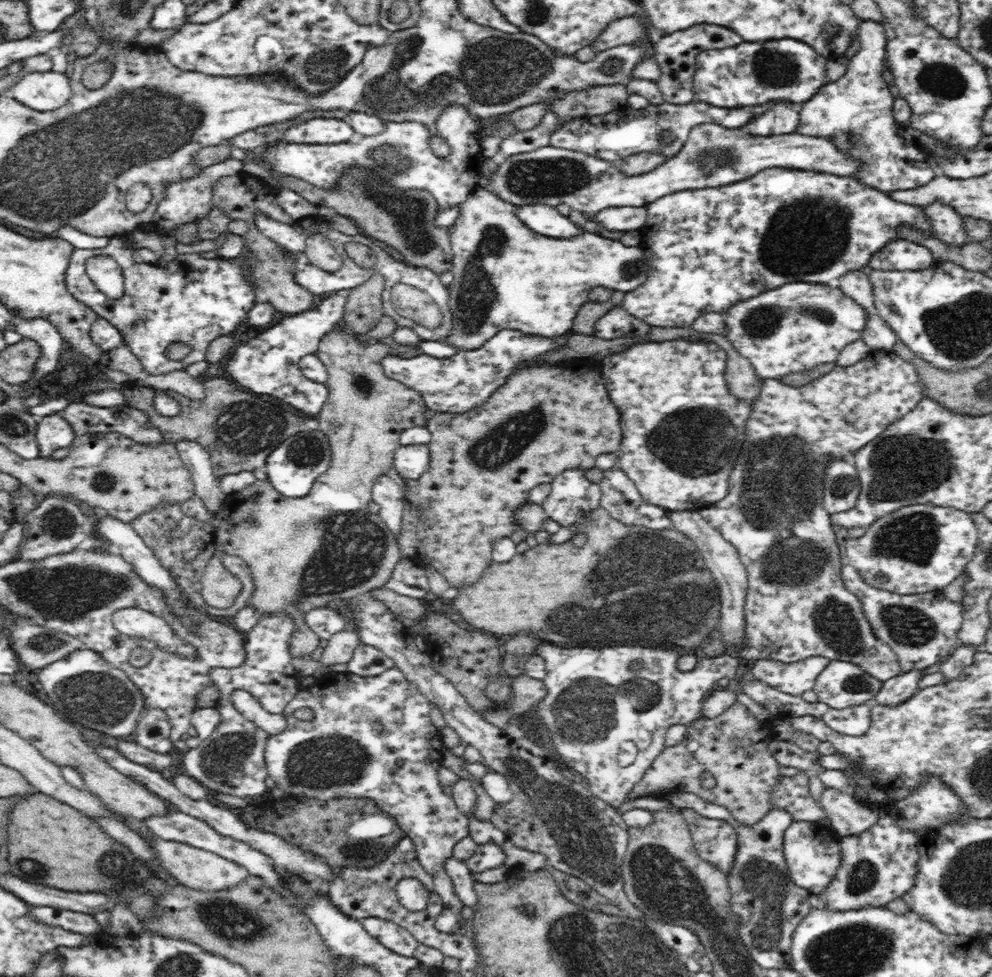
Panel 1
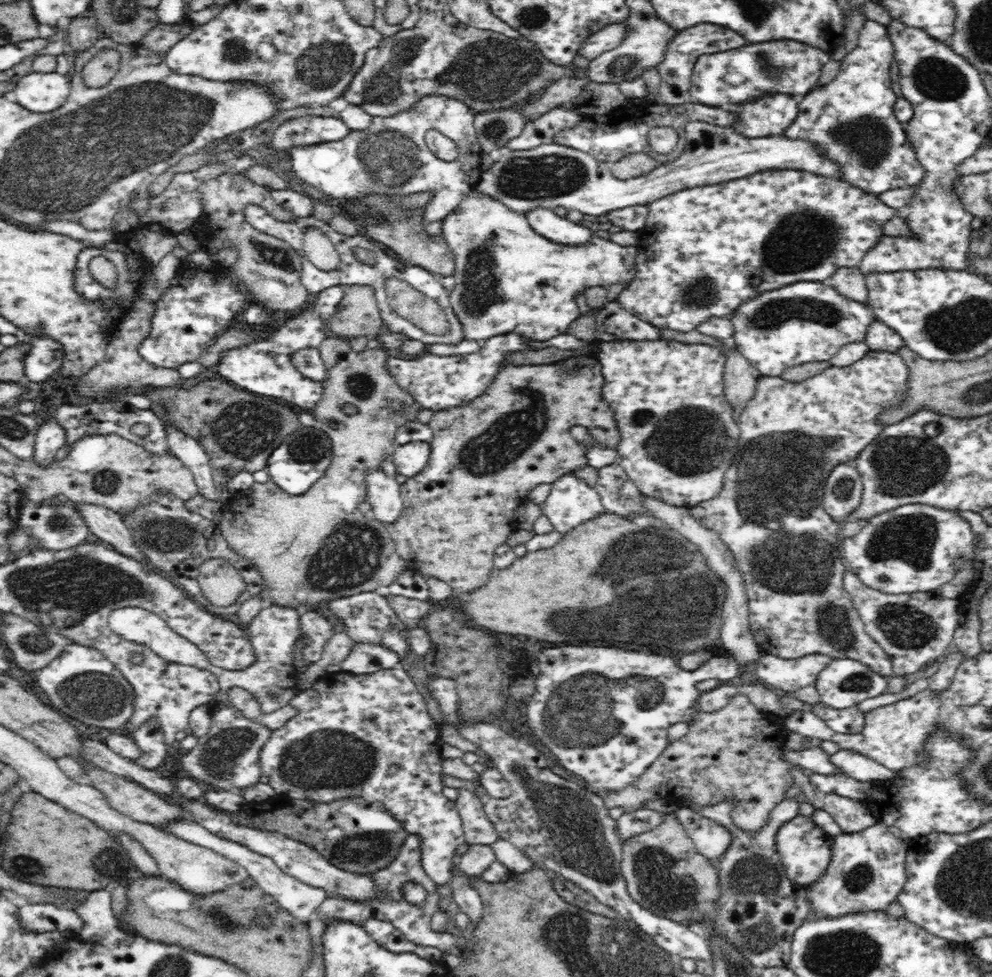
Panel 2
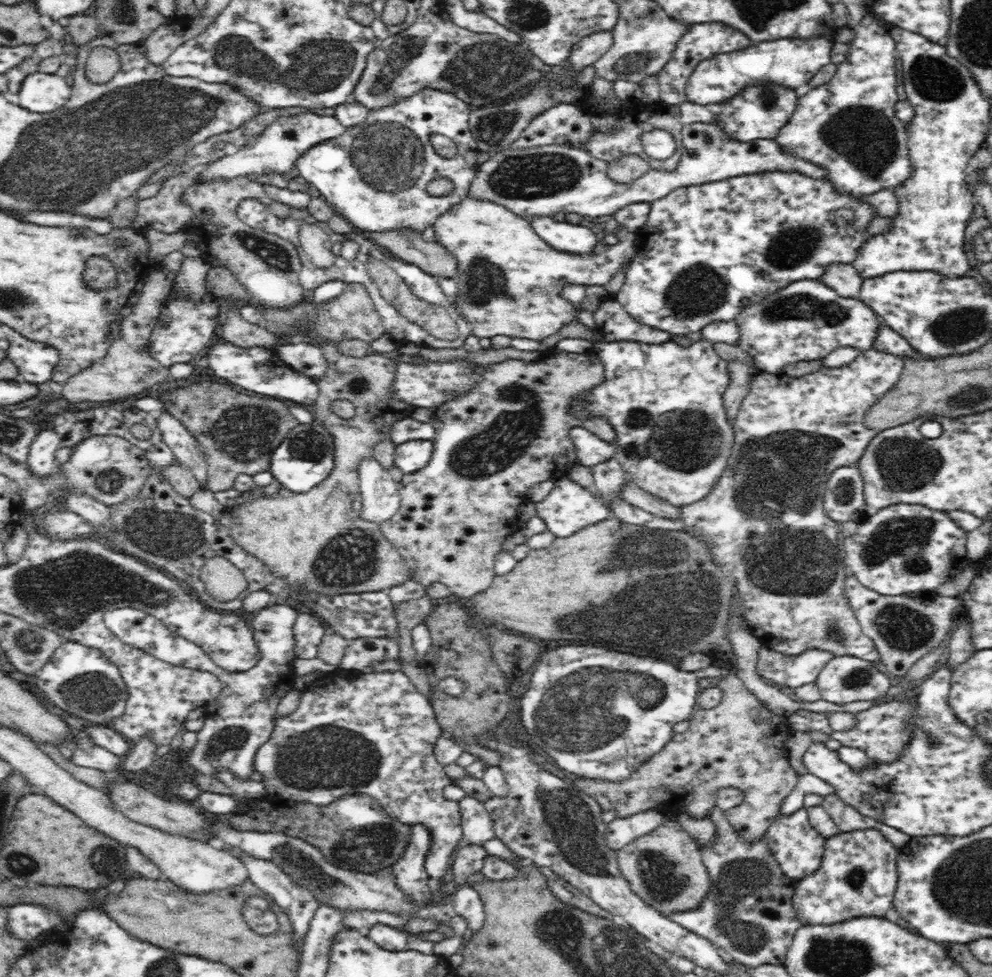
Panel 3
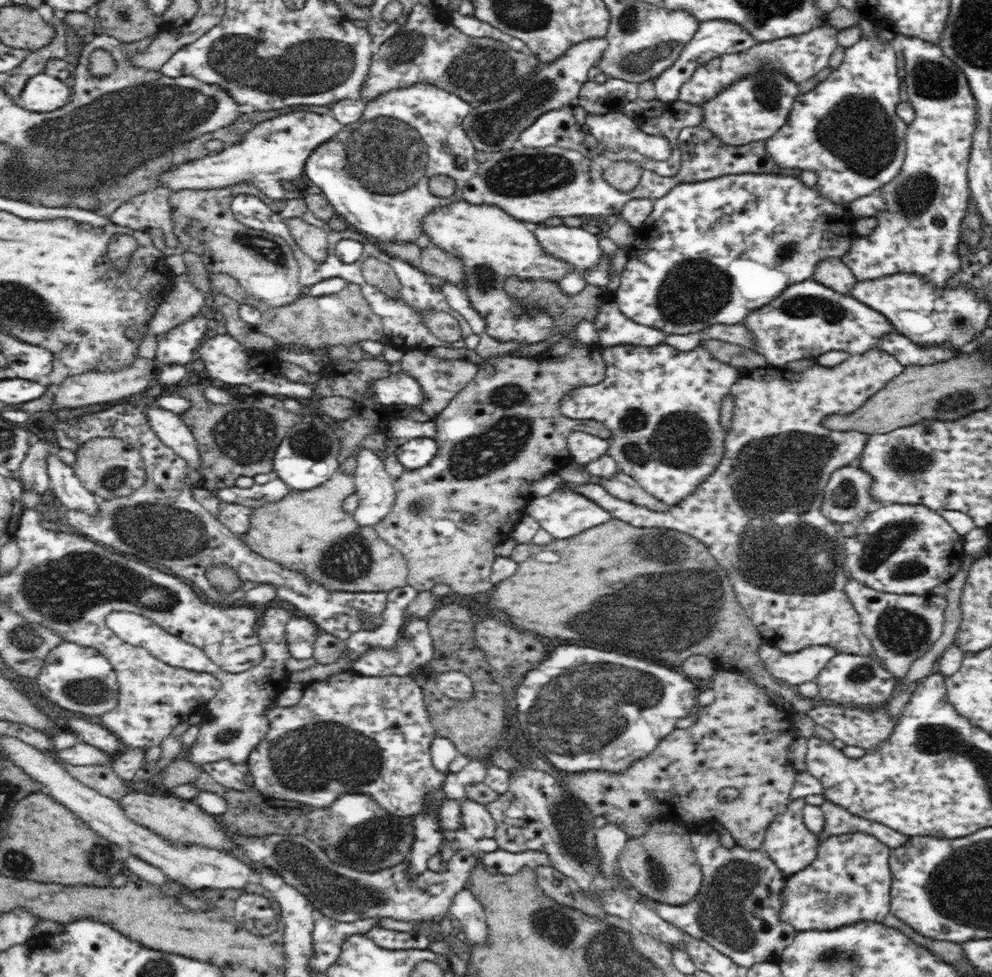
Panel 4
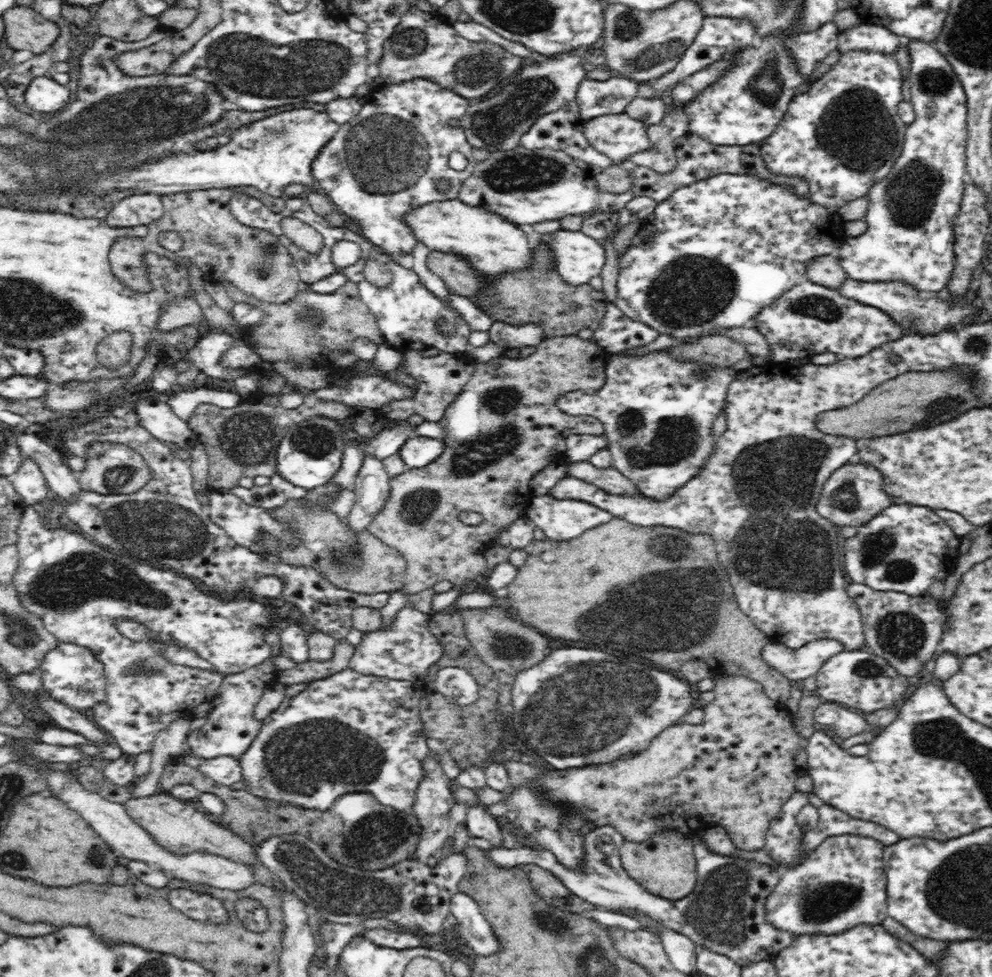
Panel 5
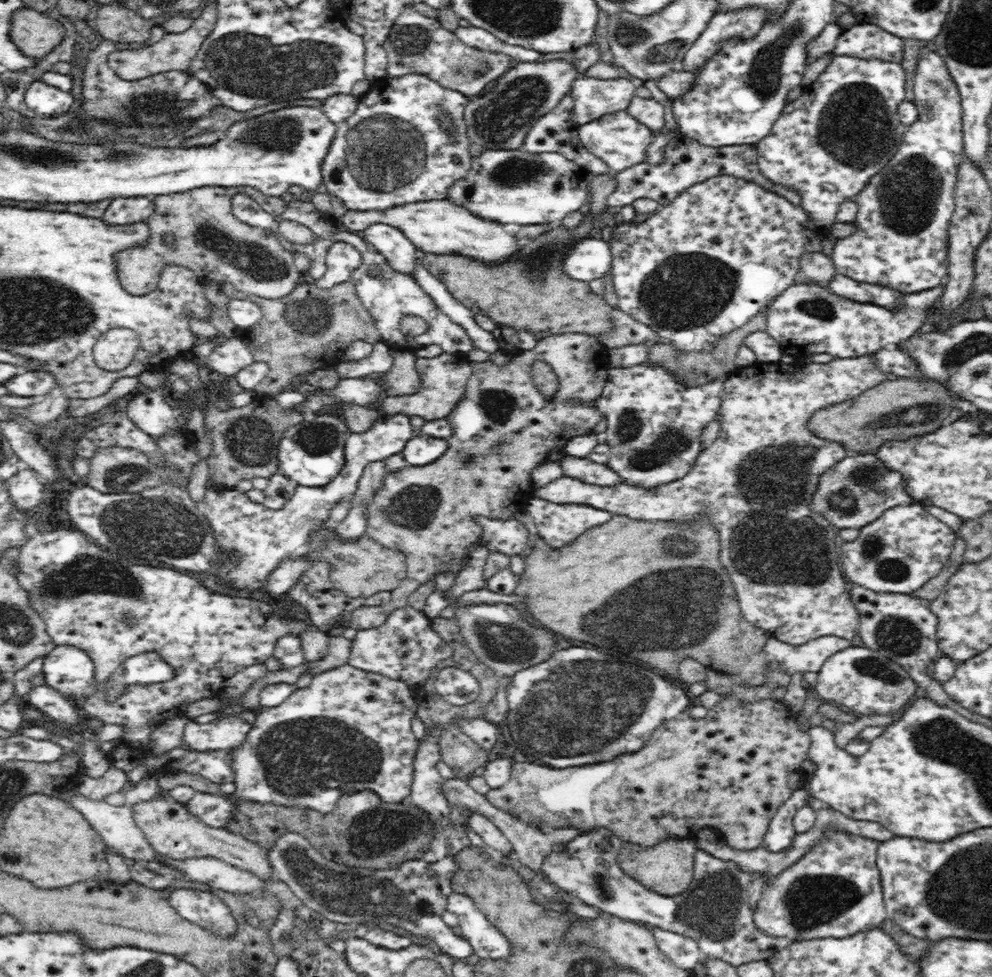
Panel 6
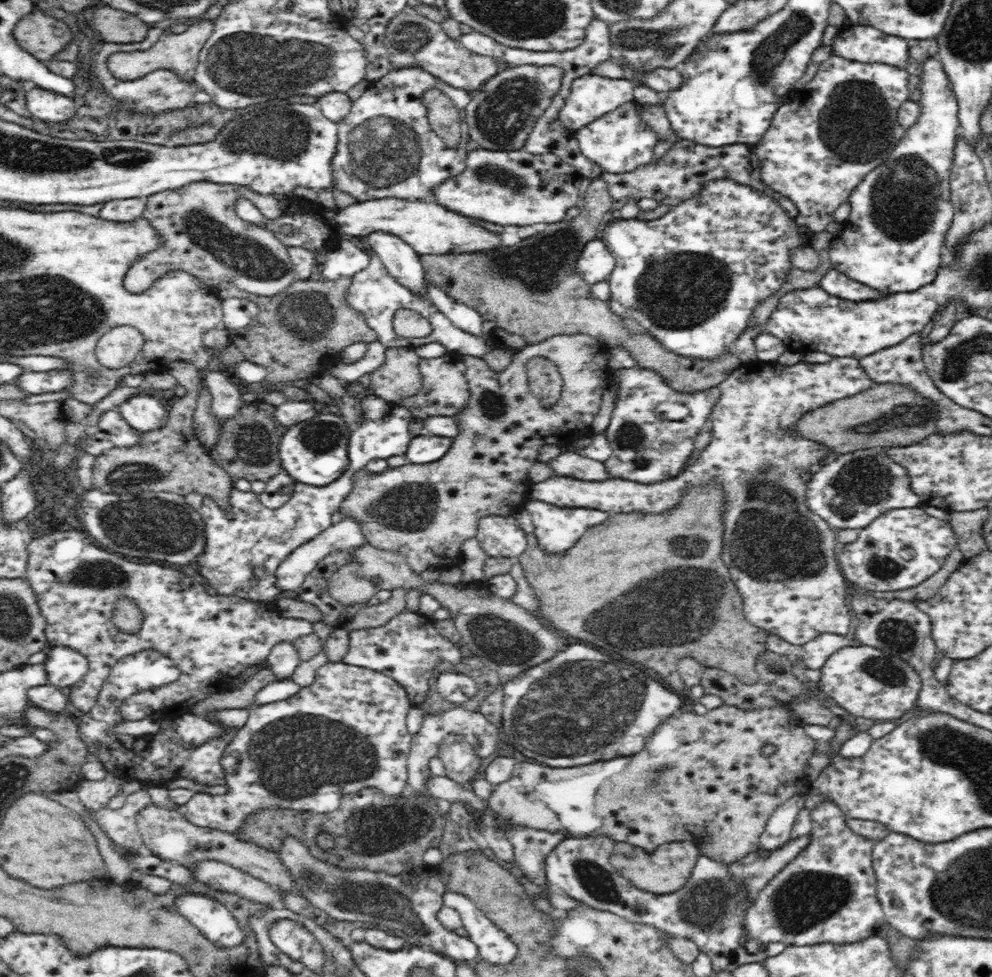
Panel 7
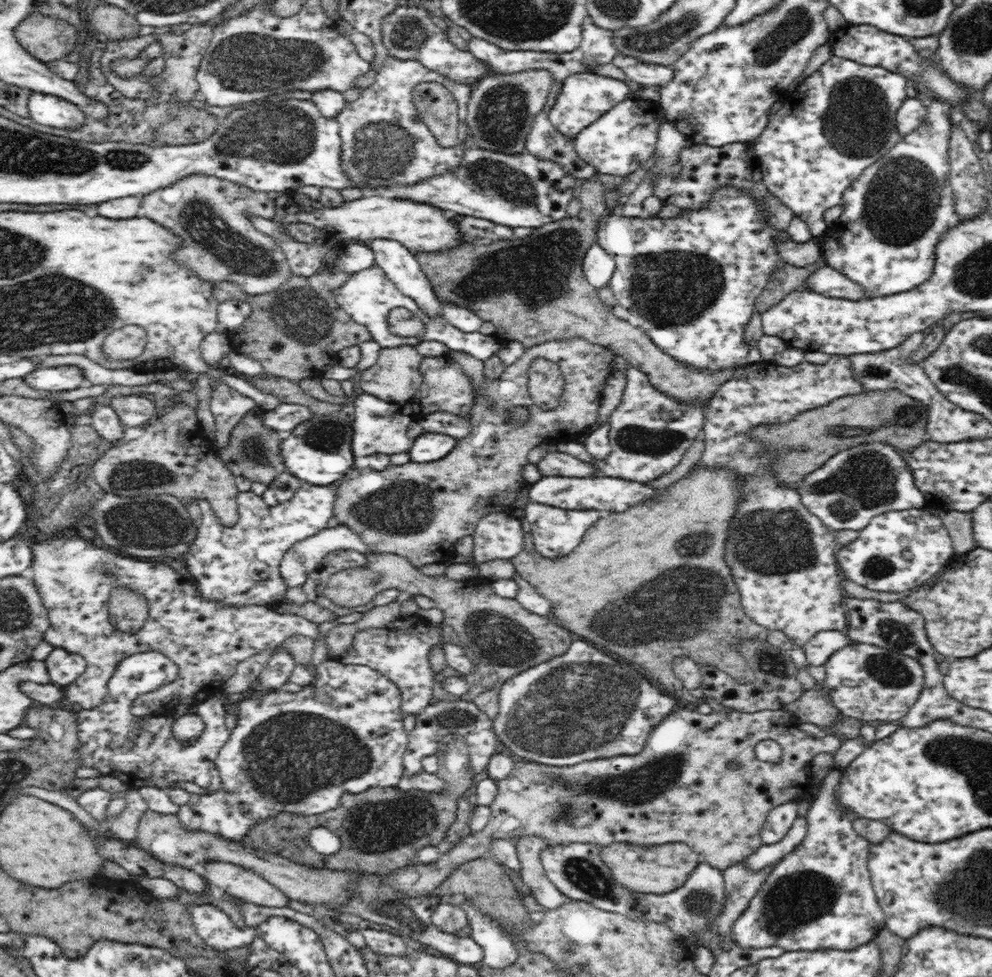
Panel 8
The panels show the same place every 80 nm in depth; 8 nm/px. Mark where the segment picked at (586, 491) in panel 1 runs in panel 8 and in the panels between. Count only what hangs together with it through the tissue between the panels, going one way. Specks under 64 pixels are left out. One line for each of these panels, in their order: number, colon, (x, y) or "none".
2: (571, 502)
3: (569, 507)
4: (563, 514)
5: (560, 520)
6: (558, 525)
7: (556, 529)
8: (555, 532)

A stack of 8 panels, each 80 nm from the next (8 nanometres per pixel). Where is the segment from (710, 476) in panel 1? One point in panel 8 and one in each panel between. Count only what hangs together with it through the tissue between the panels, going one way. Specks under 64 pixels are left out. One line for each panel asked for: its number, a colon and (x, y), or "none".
2: (678, 433)
3: (665, 402)
4: (661, 406)
5: (657, 414)
6: (655, 423)
7: (648, 448)
8: (647, 441)

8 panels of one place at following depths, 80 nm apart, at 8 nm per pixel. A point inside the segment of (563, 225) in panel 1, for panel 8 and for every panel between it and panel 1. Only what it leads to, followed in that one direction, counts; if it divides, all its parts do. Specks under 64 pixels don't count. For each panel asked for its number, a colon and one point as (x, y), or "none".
2: (559, 230)
3: (579, 240)
4: (579, 248)
5: (579, 258)
6: (590, 259)
7: (595, 263)
8: (598, 266)

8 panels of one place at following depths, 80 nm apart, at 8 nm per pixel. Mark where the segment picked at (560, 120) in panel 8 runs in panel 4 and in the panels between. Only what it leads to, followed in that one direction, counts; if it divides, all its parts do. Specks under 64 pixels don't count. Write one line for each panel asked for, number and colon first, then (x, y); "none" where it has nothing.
4: (596, 99)
5: (594, 98)
6: (592, 98)
7: (591, 96)

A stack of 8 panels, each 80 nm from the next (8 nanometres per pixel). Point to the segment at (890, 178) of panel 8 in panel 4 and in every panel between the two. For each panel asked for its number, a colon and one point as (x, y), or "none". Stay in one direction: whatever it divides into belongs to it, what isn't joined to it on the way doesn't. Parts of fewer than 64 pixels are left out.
4: (918, 233)
5: (909, 238)
6: (900, 232)
7: (893, 241)

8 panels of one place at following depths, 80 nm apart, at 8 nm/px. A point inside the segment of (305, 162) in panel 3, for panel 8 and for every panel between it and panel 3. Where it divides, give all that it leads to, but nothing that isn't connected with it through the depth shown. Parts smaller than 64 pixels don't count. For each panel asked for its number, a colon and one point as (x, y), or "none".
4: (383, 172)
5: (393, 155)
6: (391, 151)
7: (386, 148)
8: (384, 141)

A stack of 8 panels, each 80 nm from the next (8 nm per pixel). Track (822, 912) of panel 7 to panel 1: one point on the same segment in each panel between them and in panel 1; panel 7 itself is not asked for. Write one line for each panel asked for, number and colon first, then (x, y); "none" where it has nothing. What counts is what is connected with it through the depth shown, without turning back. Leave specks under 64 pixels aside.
1: (879, 864)
2: (866, 872)
3: (857, 878)
4: (849, 881)
5: (841, 885)
6: (834, 891)

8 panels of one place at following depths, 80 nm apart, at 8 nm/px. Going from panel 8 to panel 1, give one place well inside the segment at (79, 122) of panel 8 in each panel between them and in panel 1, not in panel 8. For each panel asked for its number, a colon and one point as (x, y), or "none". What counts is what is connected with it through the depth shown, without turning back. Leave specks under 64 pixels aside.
1: (43, 91)
2: (39, 92)
3: (40, 92)
4: (42, 94)
5: (43, 96)
6: (45, 100)
7: (47, 106)

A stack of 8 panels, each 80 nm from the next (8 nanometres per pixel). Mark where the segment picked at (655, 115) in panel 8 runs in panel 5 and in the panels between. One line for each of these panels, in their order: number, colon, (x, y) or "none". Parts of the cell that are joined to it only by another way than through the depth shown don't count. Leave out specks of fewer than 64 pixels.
5: (618, 136)
6: (621, 141)
7: (621, 141)

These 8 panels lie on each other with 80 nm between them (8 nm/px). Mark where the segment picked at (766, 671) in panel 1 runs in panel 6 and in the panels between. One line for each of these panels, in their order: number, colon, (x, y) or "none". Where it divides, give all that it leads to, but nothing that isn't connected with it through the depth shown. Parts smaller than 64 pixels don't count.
2: (786, 675)
3: (788, 672)
4: (794, 668)
5: (795, 664)
6: (809, 657)

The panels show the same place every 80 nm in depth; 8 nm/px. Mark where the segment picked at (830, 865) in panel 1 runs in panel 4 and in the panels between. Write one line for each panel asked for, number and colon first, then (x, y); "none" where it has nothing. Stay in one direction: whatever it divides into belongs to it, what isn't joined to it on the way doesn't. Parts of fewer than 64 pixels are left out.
2: (805, 851)
3: (798, 848)
4: (790, 845)

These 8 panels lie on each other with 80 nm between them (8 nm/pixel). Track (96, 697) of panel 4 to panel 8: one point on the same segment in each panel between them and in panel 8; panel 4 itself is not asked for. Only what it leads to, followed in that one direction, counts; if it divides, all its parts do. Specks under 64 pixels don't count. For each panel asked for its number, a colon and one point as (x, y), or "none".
5: (71, 674)
6: (69, 670)
7: (64, 667)
8: (64, 667)

